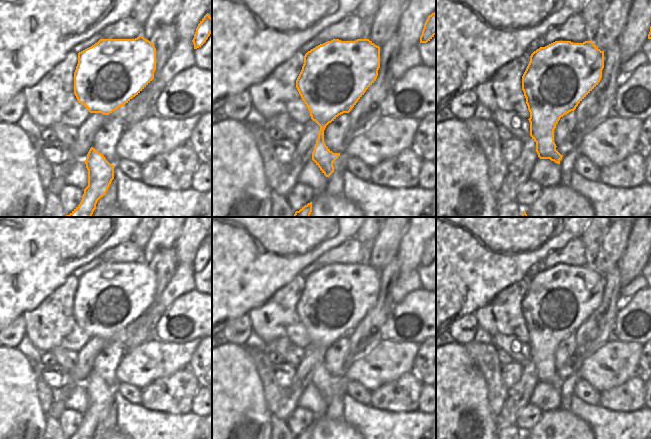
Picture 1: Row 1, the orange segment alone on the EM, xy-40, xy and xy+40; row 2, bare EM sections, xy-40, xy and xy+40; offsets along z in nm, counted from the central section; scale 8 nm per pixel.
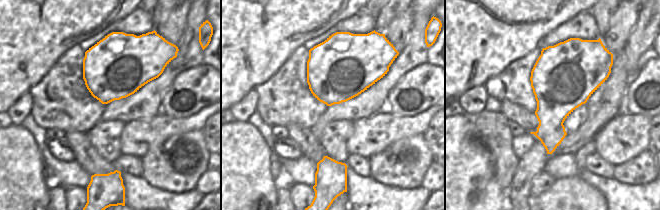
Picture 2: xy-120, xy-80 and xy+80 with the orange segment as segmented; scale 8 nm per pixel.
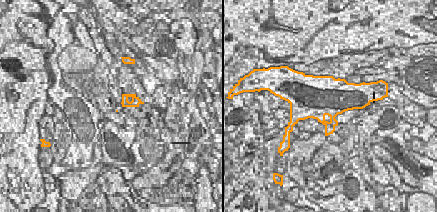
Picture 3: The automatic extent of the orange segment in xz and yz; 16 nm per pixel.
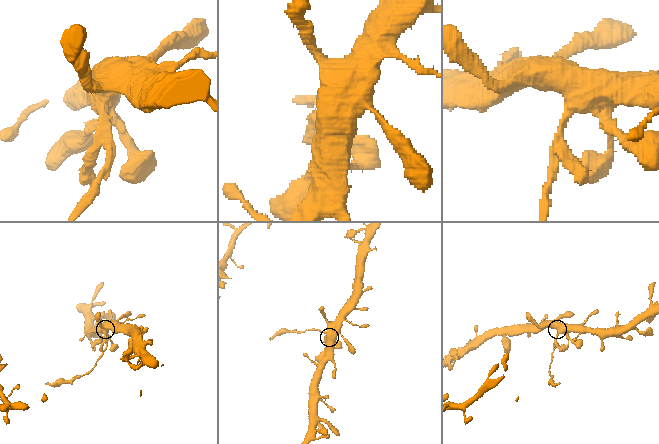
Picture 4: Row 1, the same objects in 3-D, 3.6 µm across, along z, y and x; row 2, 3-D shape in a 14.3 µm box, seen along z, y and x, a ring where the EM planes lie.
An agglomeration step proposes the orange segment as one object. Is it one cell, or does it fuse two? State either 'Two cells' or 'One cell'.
Two cells.

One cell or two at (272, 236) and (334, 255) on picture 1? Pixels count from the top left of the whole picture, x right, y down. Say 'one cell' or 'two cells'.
two cells

